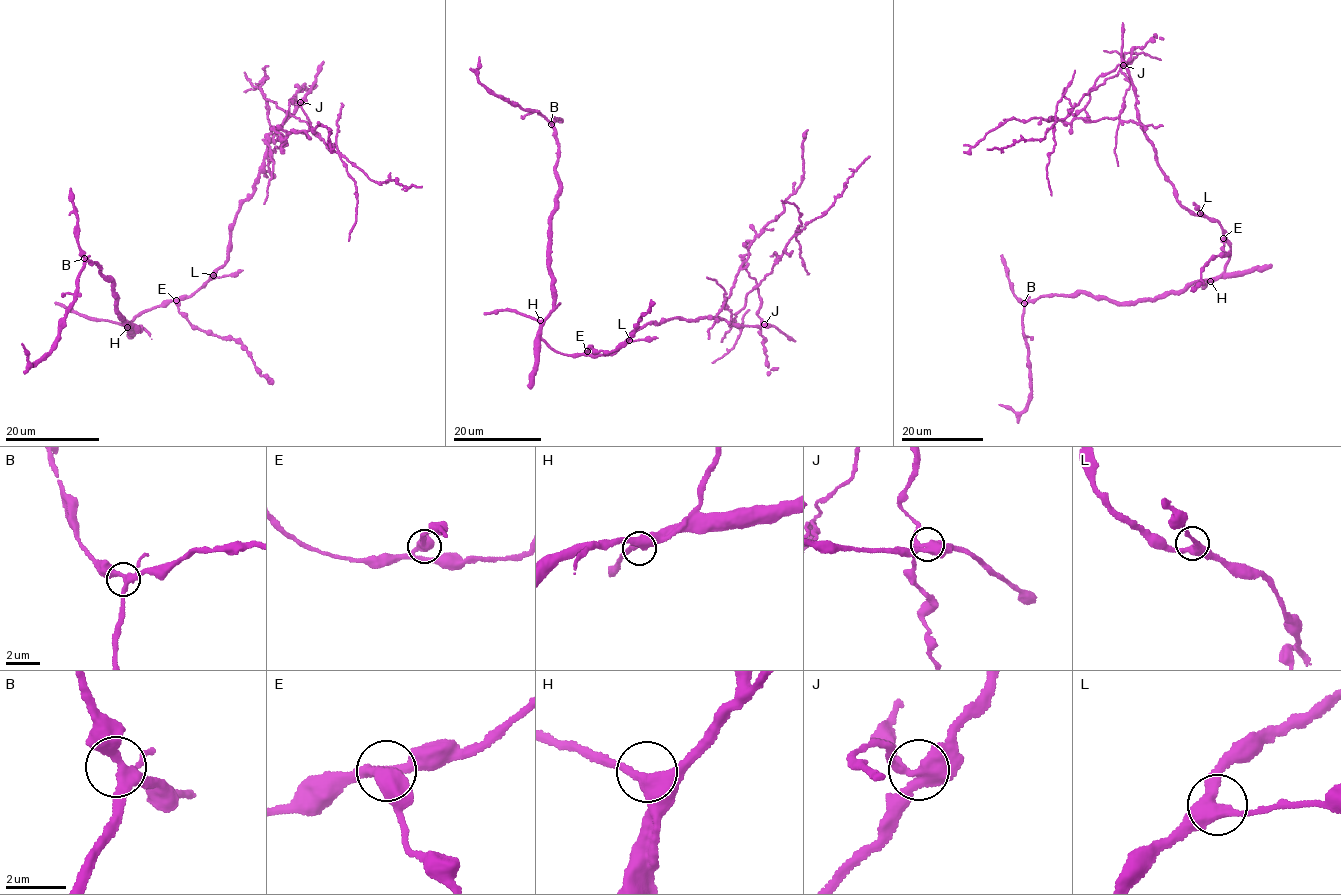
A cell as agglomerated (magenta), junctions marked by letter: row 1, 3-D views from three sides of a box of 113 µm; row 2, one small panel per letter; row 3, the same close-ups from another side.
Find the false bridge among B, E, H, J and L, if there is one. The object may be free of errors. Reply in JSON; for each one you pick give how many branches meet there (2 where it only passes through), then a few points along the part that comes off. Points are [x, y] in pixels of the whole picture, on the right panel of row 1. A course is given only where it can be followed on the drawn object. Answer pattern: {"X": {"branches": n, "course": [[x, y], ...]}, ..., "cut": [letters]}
{"J": {"branches": 4, "course": [[1123, 64], [1100, 75], [1095, 89], [1047, 129], [1043, 139], [987, 149]]}, "cut": ["J"]}

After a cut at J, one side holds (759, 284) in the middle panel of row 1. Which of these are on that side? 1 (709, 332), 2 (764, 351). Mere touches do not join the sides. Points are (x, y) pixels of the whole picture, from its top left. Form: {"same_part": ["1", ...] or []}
{"same_part": ["1", "2"]}

